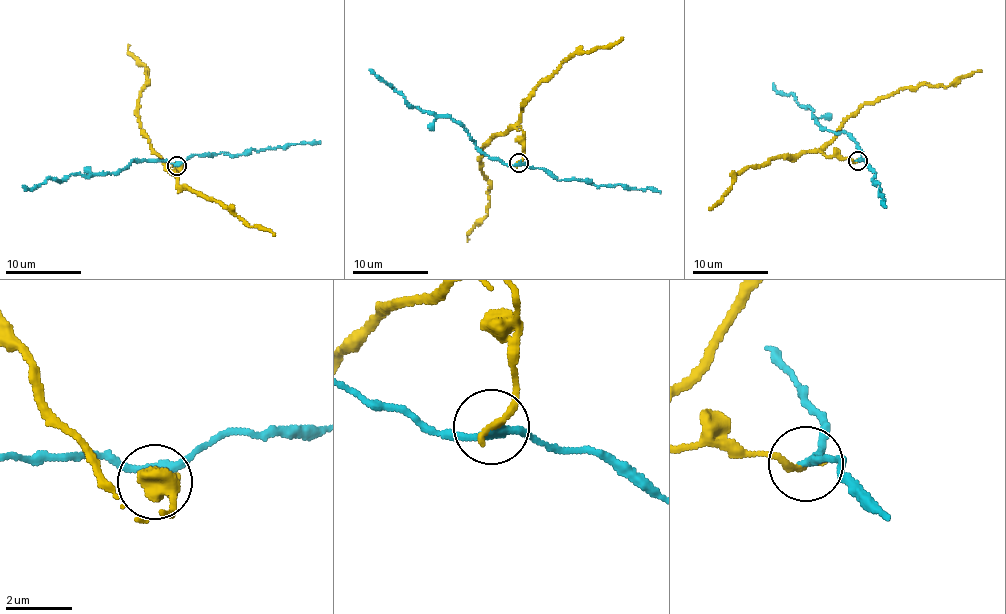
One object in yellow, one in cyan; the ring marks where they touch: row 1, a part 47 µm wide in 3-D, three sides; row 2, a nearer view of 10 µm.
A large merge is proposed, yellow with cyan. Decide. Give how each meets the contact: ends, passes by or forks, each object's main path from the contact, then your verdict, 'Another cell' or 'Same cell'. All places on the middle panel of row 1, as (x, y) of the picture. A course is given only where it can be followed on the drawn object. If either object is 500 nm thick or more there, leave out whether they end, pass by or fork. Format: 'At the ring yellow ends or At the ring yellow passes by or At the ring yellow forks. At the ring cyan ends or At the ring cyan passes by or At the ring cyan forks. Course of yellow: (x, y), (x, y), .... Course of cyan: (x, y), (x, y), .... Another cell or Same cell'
At the ring yellow ends. At the ring cyan passes by. Course of yellow: (518, 163), (523, 132), (513, 127), (483, 148), (490, 207), (467, 241). Course of cyan: (518, 164), (503, 164), (485, 155), (458, 123), (416, 108), (369, 69). Another cell

